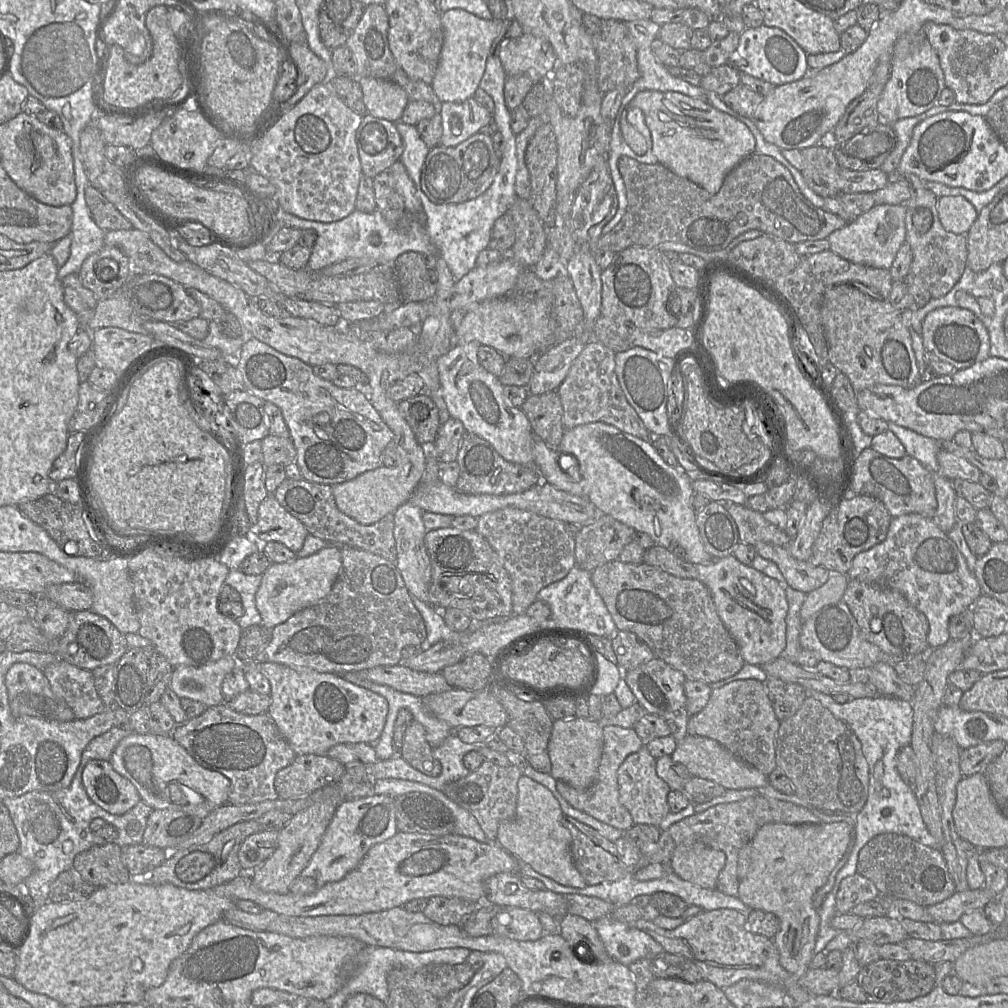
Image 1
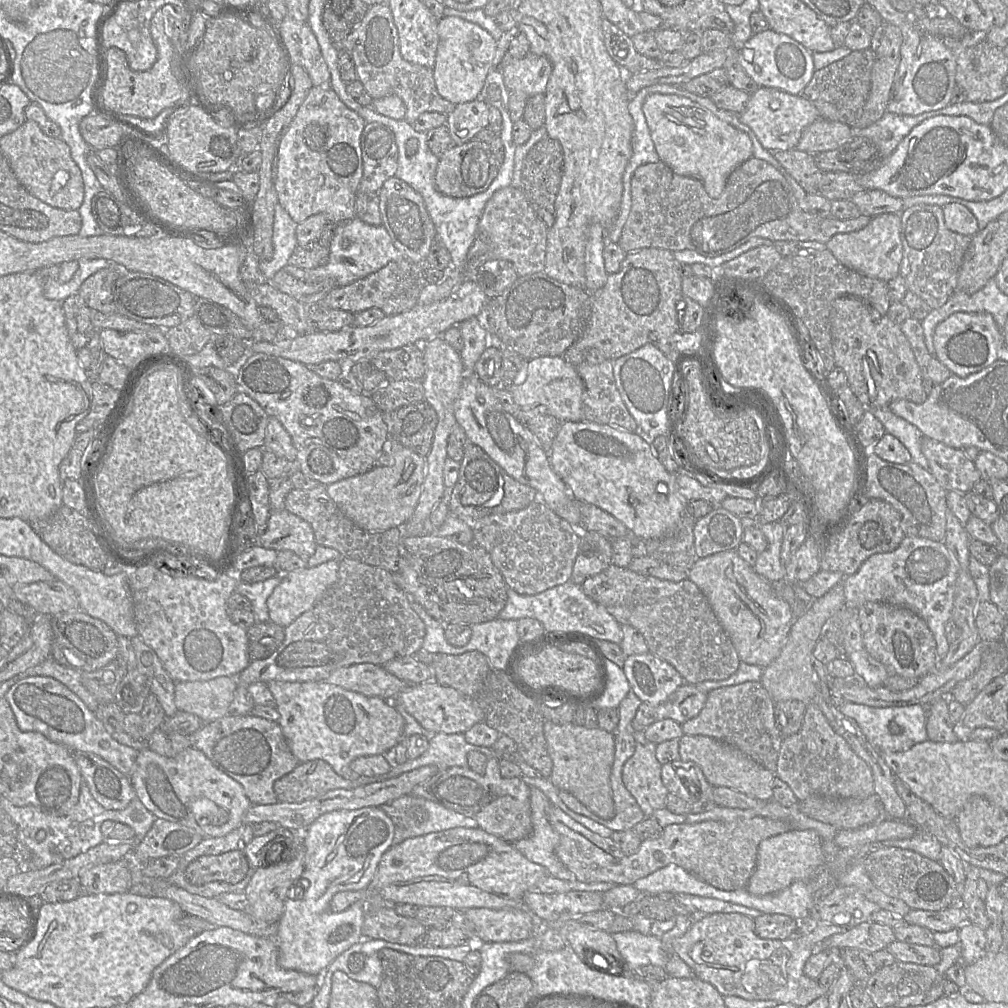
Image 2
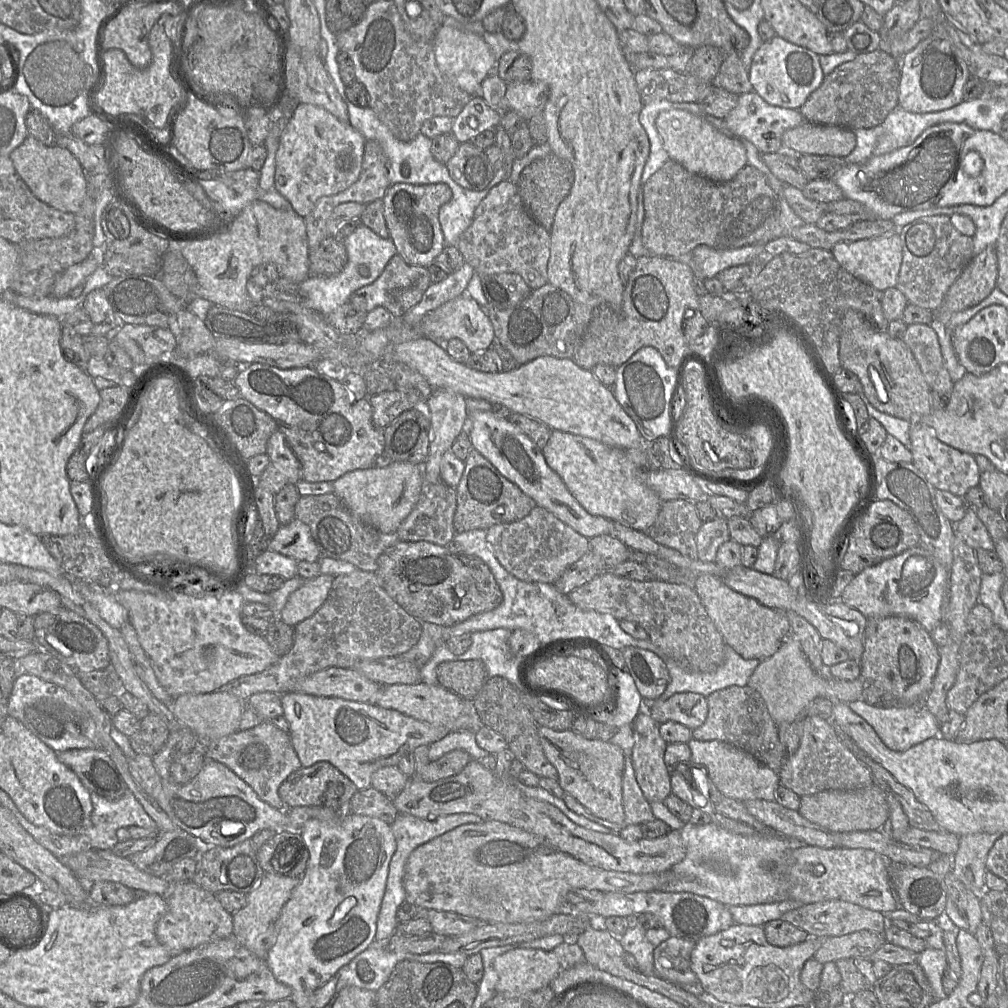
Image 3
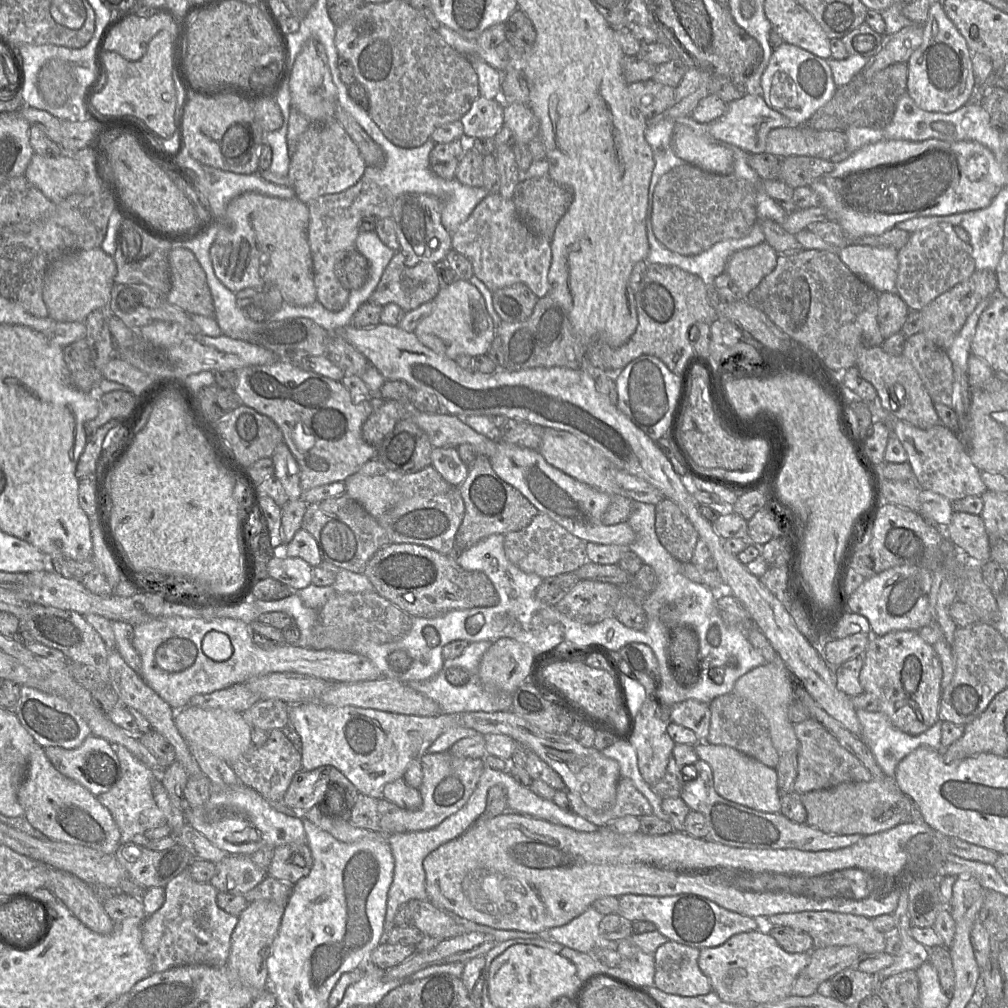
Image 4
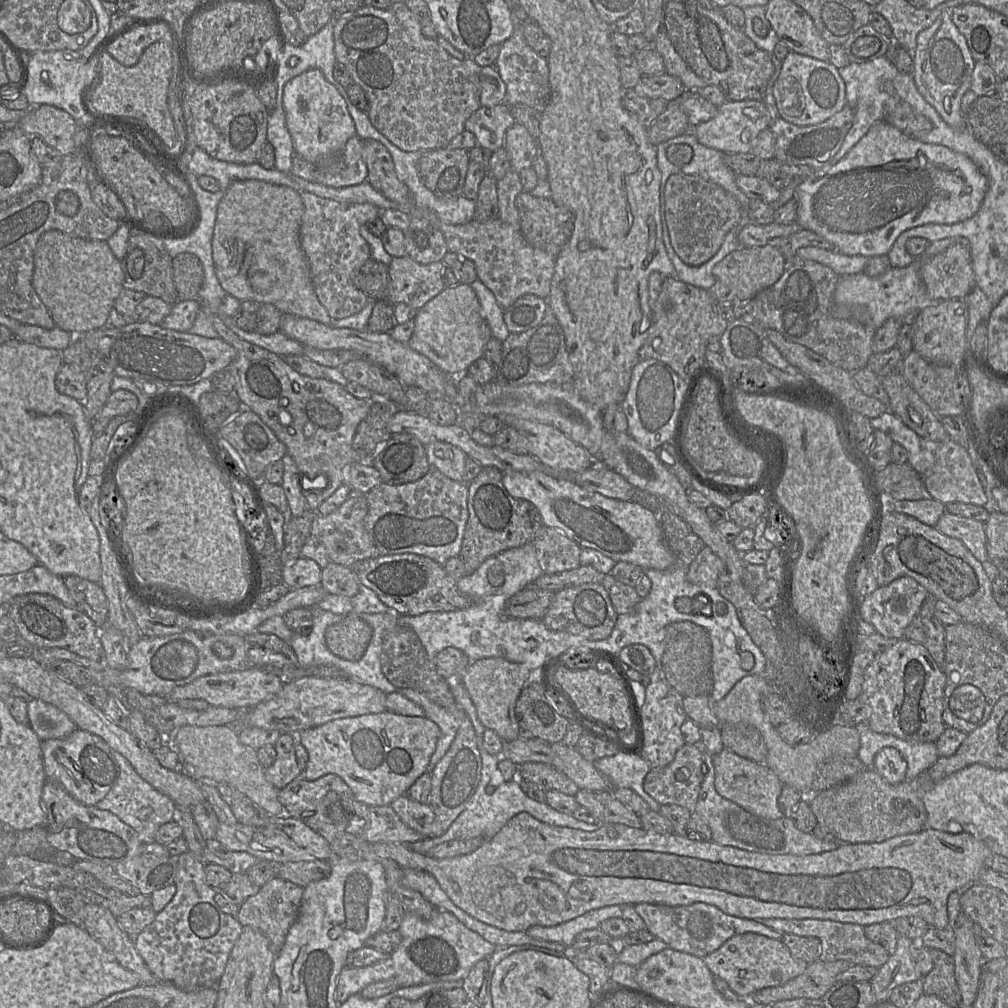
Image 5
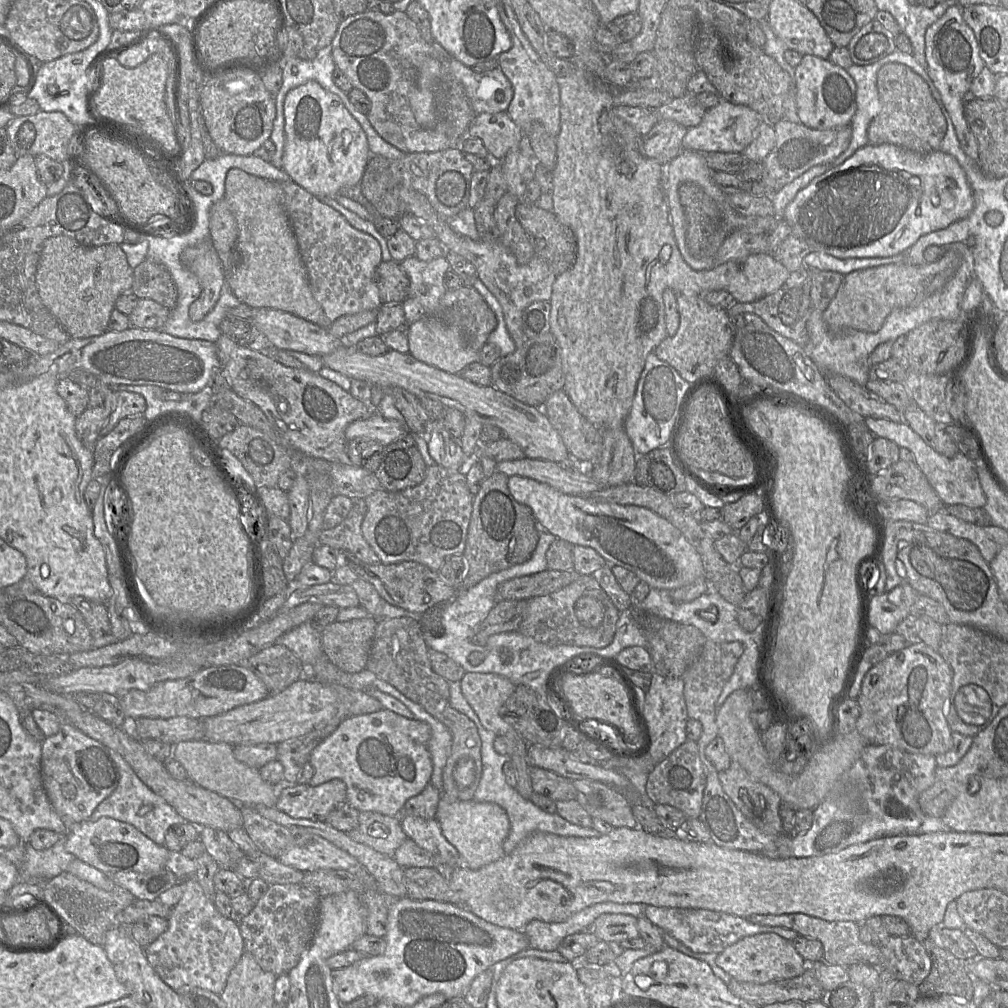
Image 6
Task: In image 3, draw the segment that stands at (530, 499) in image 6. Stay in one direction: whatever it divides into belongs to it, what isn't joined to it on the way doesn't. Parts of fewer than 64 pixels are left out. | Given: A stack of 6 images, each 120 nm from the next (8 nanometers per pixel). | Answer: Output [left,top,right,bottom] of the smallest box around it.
[468,411,614,539]

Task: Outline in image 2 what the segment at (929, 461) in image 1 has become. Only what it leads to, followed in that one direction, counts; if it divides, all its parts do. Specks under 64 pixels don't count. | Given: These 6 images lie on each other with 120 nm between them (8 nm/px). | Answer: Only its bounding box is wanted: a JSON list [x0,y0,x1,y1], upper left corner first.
[866,408,929,471]

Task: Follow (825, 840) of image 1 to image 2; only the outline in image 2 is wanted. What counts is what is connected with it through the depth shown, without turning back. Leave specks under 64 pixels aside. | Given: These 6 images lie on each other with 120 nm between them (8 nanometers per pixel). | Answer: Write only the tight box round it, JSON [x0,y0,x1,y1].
[746,829,825,896]

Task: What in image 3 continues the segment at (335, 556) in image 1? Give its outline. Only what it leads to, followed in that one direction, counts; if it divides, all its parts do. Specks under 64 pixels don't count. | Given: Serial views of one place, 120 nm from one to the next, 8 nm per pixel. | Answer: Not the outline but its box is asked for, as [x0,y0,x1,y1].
[279,574,334,627]

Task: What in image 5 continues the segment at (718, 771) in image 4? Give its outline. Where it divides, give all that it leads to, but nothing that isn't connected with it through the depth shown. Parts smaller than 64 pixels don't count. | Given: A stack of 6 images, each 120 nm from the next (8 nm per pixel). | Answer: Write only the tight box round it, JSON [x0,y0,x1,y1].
[713,747,784,819]

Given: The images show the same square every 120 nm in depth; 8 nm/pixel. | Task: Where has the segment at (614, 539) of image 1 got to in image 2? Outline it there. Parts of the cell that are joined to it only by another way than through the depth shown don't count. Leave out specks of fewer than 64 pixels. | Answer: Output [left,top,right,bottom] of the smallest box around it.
[570,531,612,585]

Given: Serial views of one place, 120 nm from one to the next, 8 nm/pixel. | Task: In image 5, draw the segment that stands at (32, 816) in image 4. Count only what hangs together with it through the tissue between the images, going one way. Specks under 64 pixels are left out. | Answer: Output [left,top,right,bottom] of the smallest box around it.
[42,780,143,867]

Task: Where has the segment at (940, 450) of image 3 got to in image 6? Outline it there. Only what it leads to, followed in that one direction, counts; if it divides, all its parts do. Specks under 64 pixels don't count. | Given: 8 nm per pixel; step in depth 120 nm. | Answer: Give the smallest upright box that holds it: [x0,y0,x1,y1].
[865,417,986,508]

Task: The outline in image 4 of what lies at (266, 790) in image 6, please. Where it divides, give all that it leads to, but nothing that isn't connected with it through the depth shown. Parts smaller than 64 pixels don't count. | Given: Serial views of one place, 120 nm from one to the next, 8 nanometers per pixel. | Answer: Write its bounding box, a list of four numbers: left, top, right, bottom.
[175,706,252,765]

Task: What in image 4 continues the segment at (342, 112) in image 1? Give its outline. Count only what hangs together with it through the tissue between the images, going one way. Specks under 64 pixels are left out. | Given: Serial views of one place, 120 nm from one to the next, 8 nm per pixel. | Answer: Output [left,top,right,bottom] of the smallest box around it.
[287,120,366,204]

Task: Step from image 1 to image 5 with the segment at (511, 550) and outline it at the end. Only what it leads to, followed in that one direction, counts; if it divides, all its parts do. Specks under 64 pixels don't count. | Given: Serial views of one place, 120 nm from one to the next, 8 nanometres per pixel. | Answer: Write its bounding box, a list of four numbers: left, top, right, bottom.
[531,525,581,574]

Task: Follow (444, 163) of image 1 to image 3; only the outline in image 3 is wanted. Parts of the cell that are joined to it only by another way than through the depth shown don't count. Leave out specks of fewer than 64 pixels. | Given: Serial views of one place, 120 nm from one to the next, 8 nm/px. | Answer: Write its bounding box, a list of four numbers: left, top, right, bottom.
[446,142,495,191]

